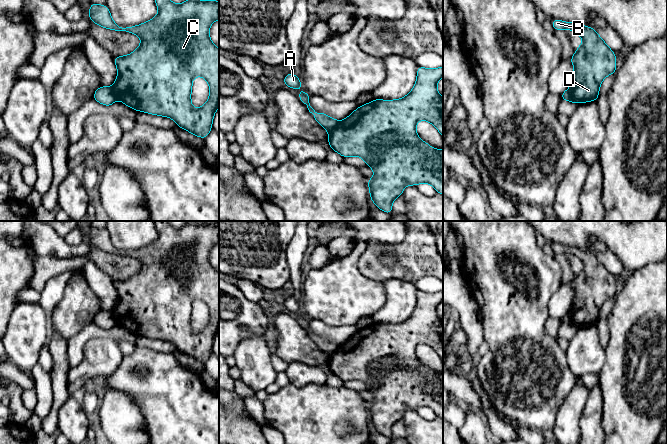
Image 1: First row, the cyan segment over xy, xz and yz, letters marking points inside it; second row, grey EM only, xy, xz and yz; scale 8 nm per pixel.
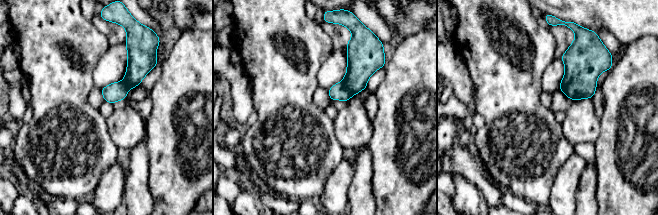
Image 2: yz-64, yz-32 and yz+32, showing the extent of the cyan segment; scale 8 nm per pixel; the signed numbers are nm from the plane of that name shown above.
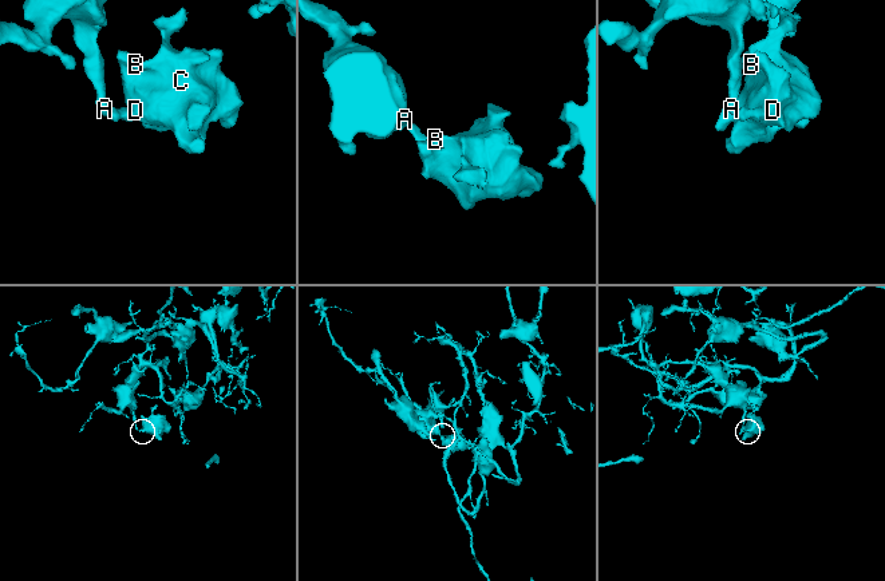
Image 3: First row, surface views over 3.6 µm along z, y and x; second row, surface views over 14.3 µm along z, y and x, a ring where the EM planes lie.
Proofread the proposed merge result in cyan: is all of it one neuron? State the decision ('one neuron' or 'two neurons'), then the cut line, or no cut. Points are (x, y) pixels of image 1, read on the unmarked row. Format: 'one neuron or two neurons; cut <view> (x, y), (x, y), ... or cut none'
two neurons; cut yz (569, 312), (569, 315), (579, 326)

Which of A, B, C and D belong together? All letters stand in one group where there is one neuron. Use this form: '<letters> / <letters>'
A / B C D

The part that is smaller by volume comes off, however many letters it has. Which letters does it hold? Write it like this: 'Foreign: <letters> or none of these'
Foreign: B, C, D

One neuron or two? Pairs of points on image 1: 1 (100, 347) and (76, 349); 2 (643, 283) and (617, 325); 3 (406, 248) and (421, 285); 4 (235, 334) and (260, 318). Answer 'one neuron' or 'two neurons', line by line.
1: two neurons
2: one neuron
3: two neurons
4: one neuron

